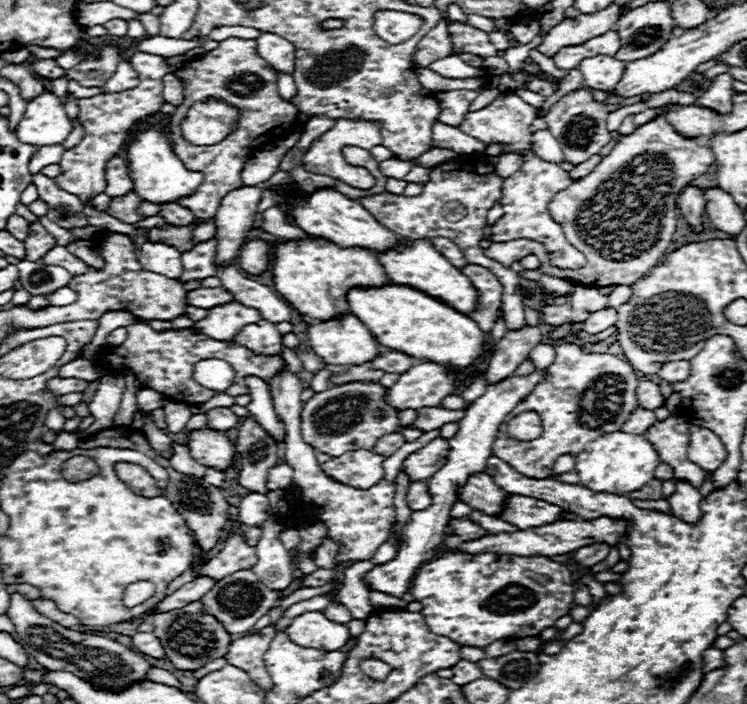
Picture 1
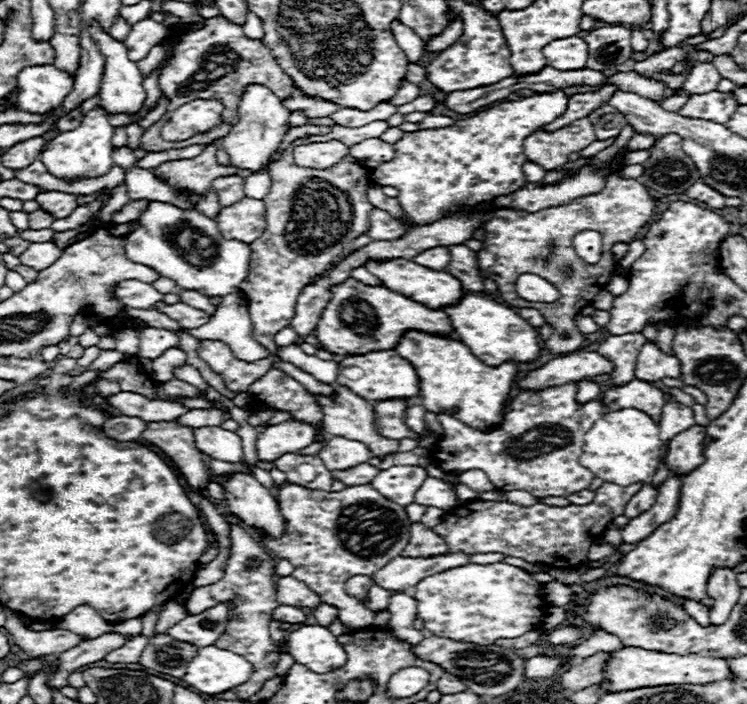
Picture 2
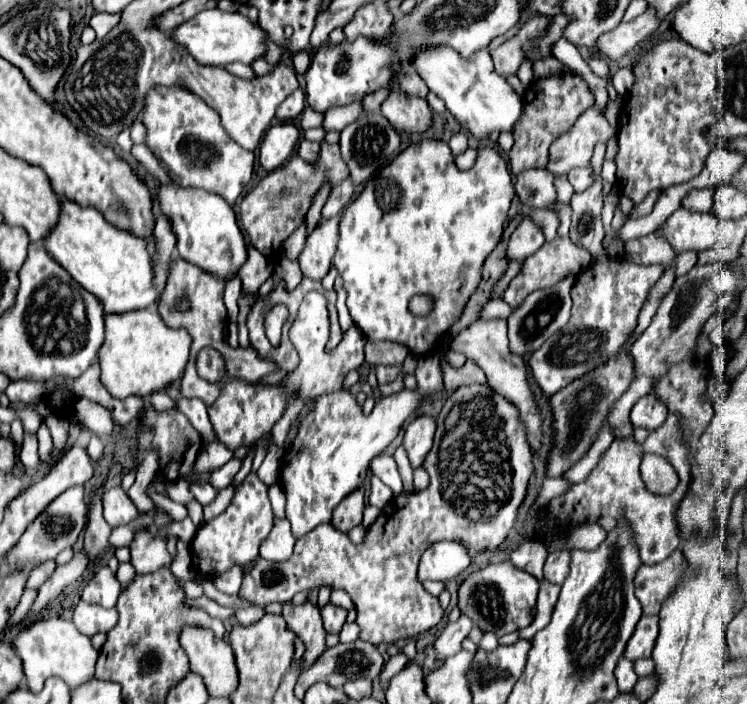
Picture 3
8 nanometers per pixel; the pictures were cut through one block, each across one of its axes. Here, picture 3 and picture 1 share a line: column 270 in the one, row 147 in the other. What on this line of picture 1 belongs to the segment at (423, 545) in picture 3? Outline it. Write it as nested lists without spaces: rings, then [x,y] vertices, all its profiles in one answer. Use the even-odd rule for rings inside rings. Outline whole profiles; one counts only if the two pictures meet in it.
[[[580,90],[580,92],[570,92],[562,96],[546,114],[546,124],[548,124],[548,130],[558,138],[566,162],[580,164],[590,156],[600,154],[600,150],[612,140],[610,132],[606,130],[606,118],[608,118],[606,104],[594,102],[588,90]]]

